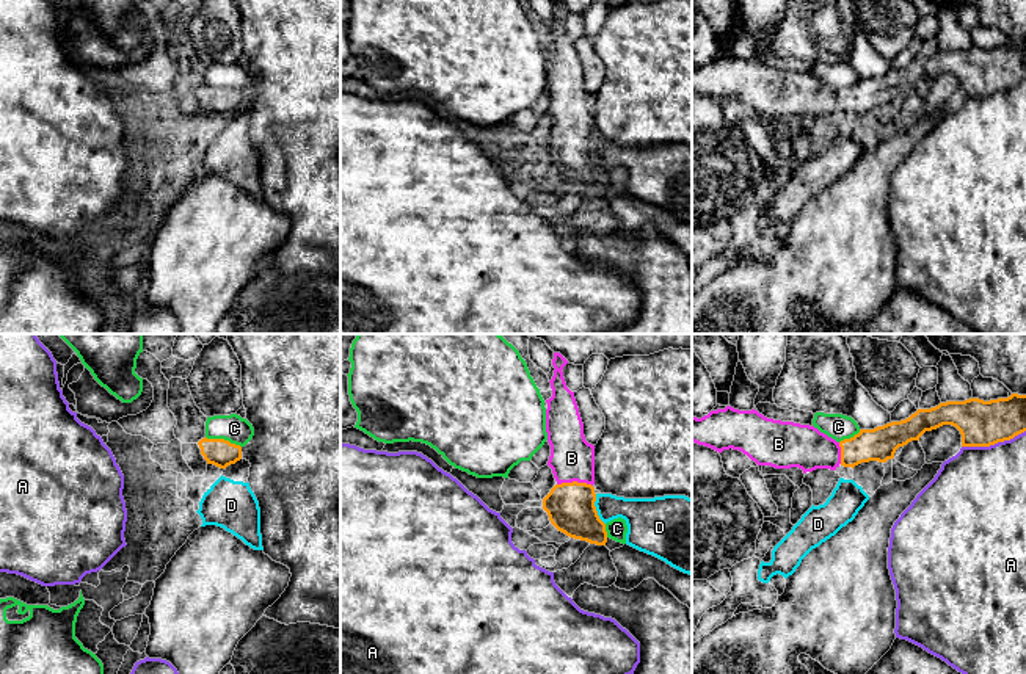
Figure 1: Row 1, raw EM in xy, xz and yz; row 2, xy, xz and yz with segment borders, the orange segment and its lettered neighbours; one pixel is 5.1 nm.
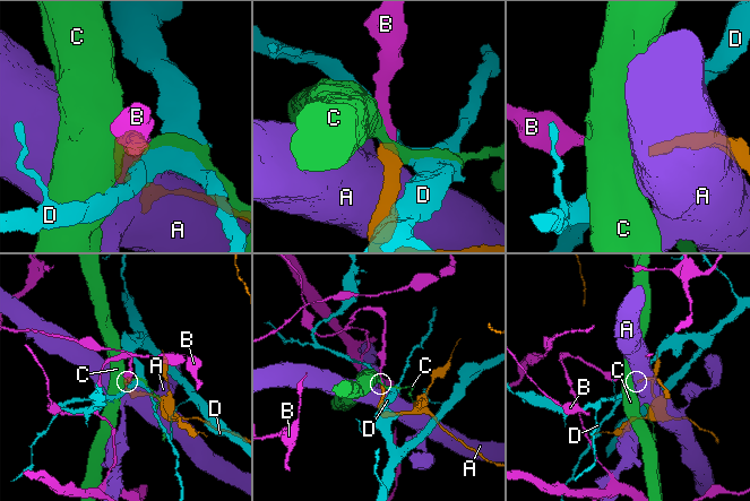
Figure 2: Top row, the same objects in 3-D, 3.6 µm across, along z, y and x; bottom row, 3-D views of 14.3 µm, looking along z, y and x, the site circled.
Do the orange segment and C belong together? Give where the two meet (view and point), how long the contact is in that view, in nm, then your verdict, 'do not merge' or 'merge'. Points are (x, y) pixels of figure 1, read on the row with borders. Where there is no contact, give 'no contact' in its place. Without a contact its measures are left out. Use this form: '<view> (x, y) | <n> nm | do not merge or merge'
xy (223, 439) | 190 nm | do not merge

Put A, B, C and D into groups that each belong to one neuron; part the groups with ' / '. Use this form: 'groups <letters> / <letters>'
groups A / B / C / D

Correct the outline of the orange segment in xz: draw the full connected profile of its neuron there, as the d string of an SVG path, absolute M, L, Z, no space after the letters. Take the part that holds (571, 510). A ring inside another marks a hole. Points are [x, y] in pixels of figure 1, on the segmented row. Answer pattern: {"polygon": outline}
{"polygon": "M554 353L546 433L551 445L548 466L557 484L543 498L543 509L551 524L566 536L606 545L606 524L595 506L595 445L585 440L574 392L566 387L562 371L566 364L560 353Z"}

